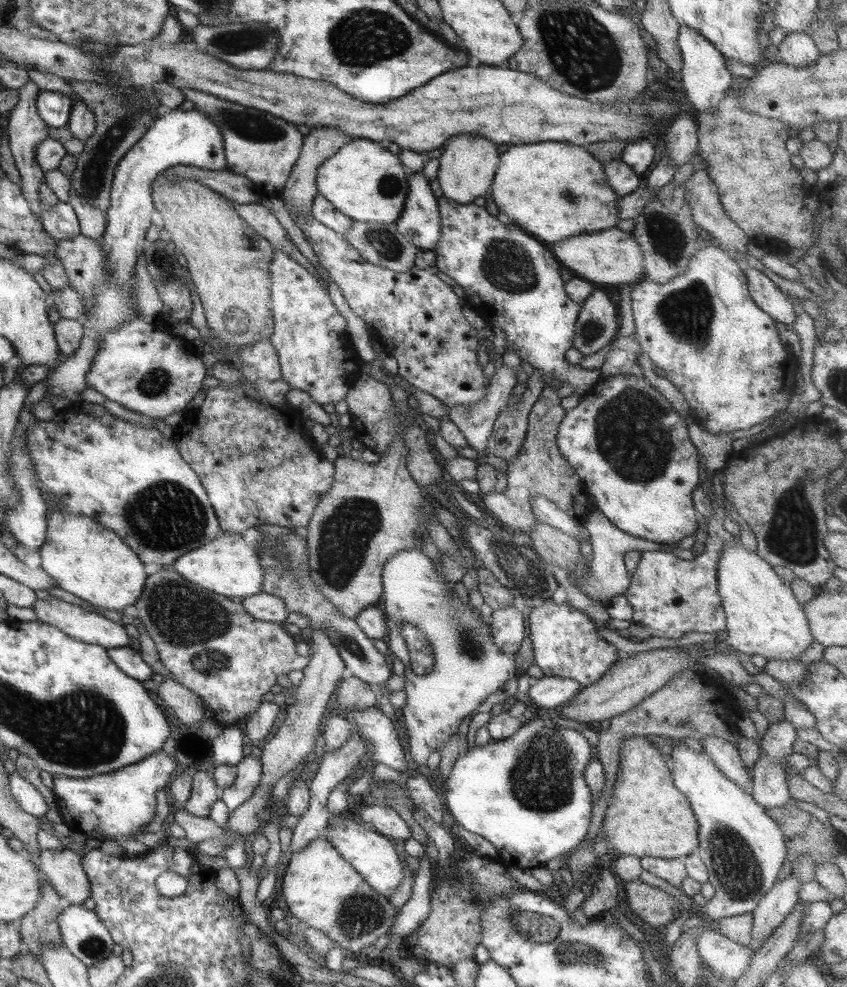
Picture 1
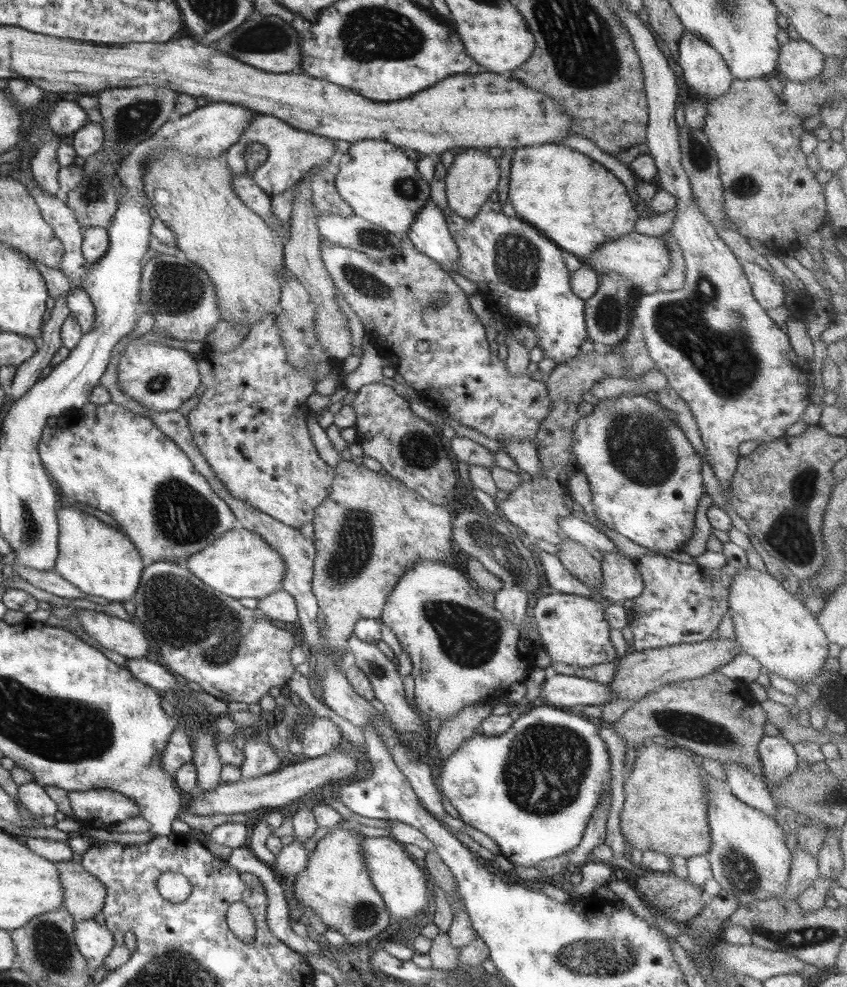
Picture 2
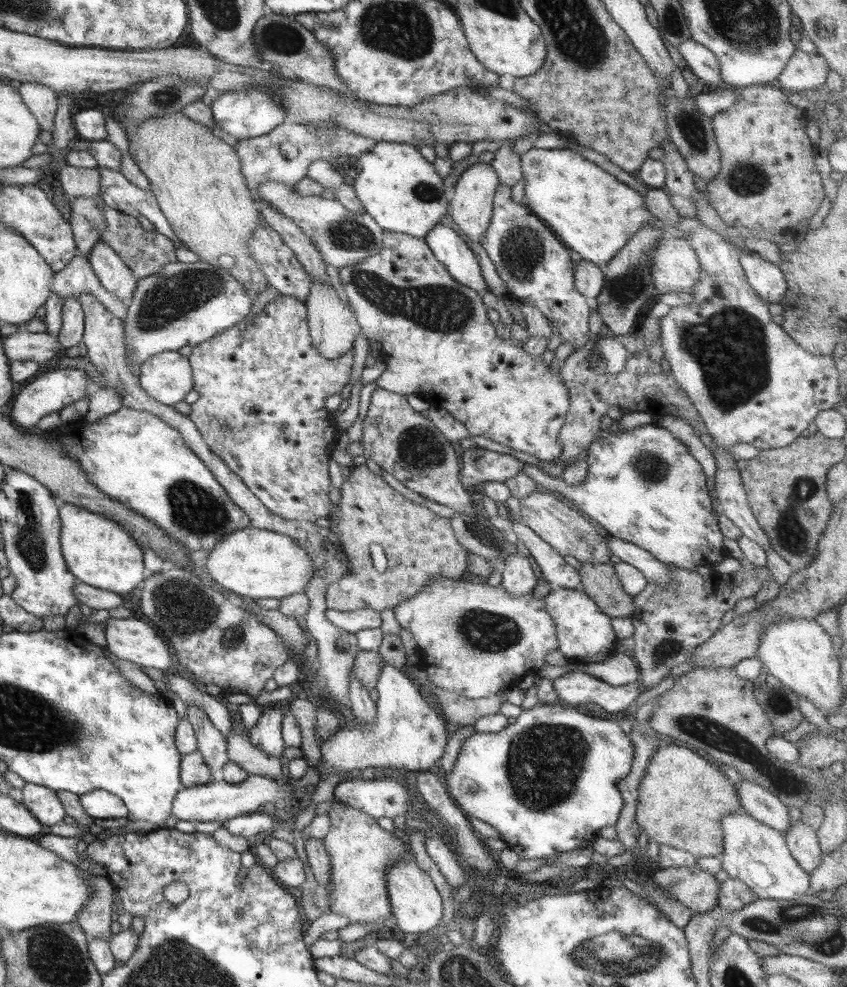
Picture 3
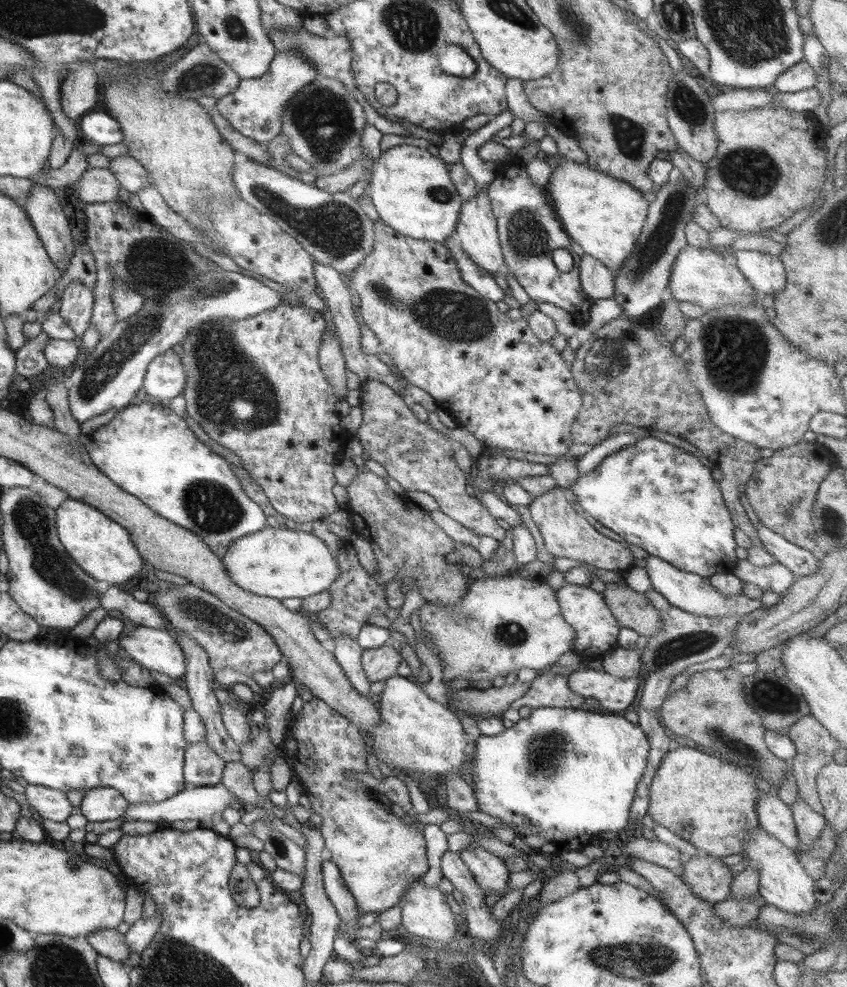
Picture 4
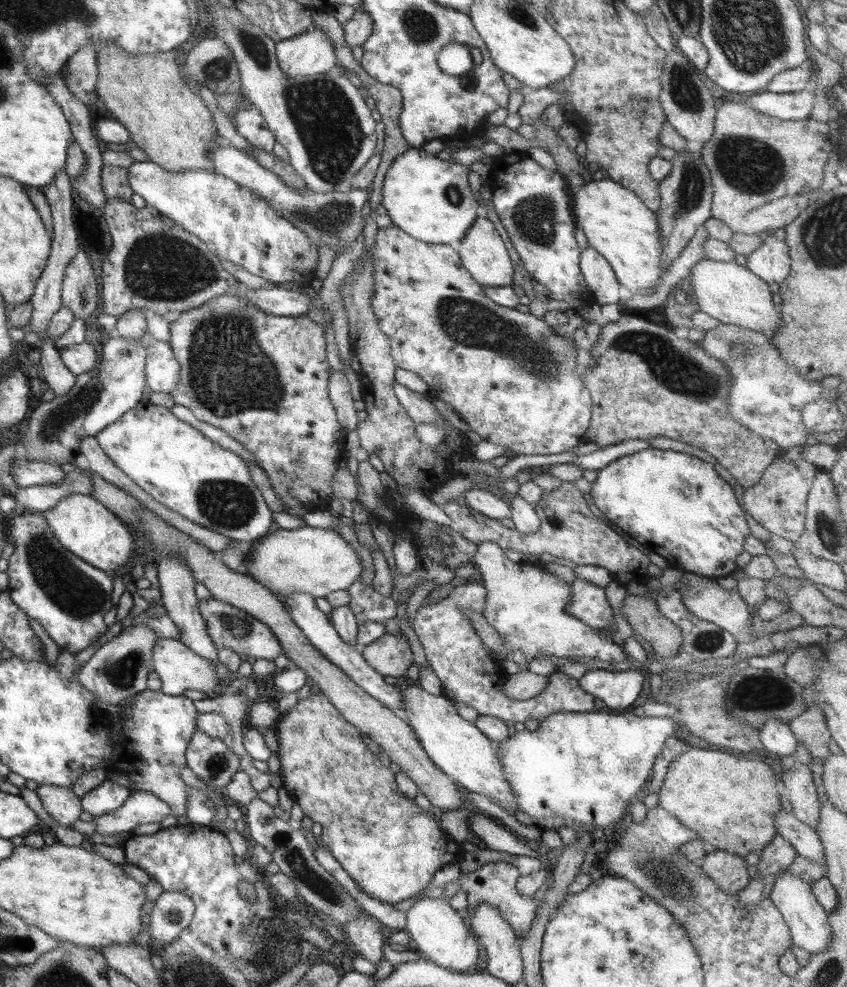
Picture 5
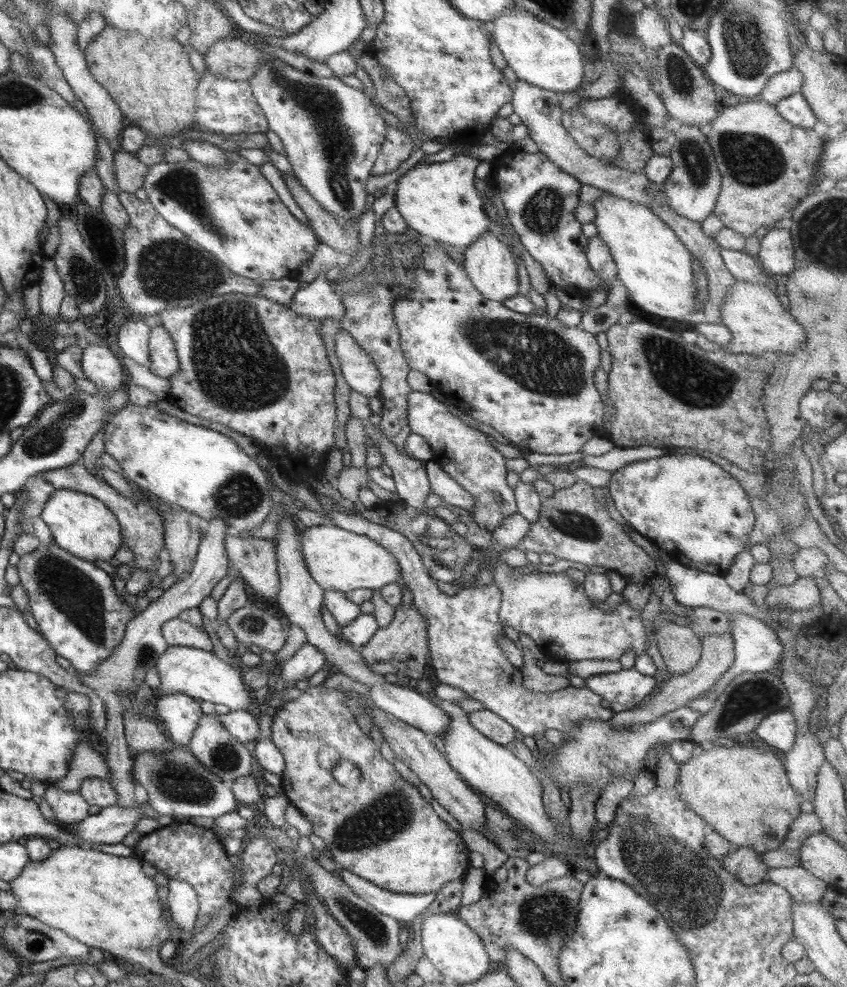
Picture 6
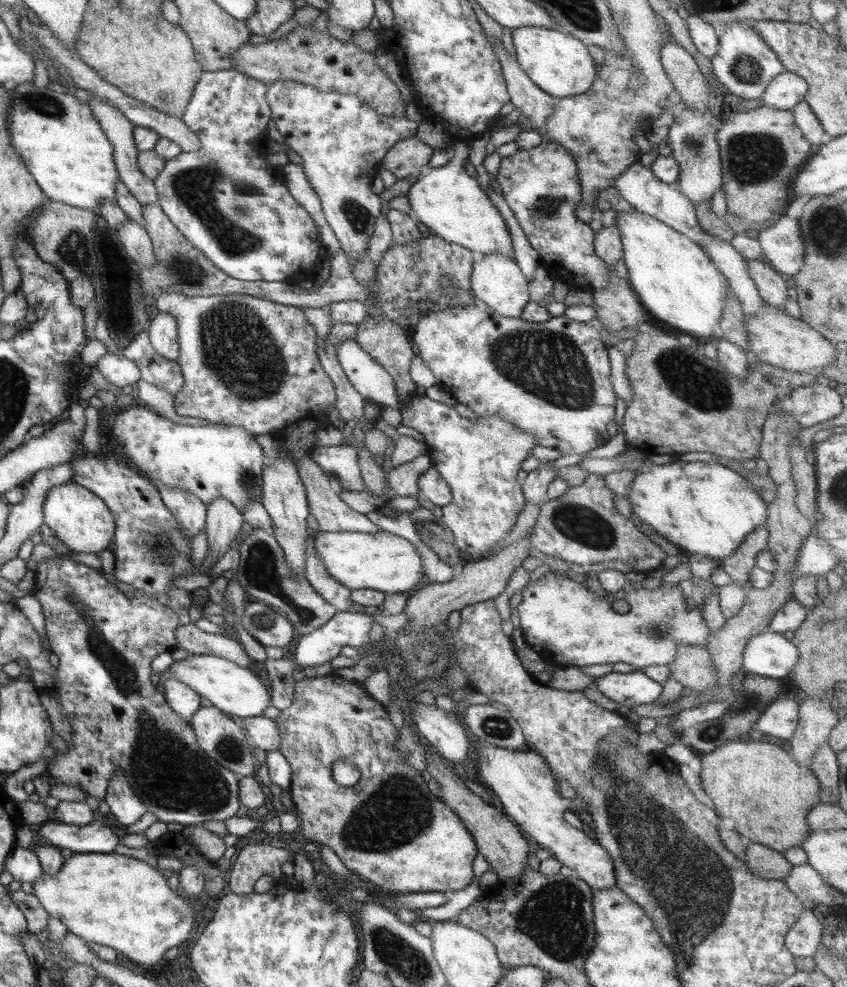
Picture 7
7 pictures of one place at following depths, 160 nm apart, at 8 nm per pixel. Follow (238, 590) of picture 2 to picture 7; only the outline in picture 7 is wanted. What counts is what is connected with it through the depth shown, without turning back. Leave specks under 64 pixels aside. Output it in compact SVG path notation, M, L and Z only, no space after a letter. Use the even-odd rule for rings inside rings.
M318 531L314 533L313 545L330 576L350 590L366 588L392 594L406 593L416 590L415 586L426 580L417 548L409 540L390 532Z

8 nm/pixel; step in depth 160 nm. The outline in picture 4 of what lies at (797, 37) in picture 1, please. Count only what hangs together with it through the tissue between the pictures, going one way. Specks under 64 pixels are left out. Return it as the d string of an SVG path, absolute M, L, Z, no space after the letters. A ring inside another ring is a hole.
M802 59L778 76L772 90L780 93L793 93L814 89L817 84L818 75L808 61Z

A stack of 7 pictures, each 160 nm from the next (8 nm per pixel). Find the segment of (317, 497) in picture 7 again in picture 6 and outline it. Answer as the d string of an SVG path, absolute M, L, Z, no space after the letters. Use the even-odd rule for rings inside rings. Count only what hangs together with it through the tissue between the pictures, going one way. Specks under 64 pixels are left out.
M337 508L331 514L336 527L367 536L394 555L404 582L413 592L413 606L424 617L429 641L428 653L434 675L441 683L458 688L466 697L478 700L485 710L494 712L524 736L544 735L550 729L562 732L563 740L557 744L560 747L573 739L571 732L583 721L606 722L615 716L611 709L602 706L603 698L587 687L568 686L554 693L532 693L524 689L520 669L506 659L498 646L499 636L504 635L498 616L502 602L499 586L494 583L474 585L458 590L452 597L446 595L430 576L423 564L424 558L403 534L368 519L340 513Z

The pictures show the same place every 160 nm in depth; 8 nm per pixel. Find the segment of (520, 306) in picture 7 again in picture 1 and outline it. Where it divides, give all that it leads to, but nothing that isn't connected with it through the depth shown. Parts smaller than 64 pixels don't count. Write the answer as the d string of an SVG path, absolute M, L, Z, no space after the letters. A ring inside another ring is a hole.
M461 134L454 135L441 149L437 179L444 197L458 204L472 204L489 194L501 155L495 142L480 135Z

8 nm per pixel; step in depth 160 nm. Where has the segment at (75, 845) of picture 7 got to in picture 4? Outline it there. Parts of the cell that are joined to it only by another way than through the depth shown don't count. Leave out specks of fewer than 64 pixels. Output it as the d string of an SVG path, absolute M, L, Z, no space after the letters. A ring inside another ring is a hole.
M222 784L215 786L198 786L193 787L186 785L183 792L178 795L163 800L162 802L143 802L142 804L129 804L124 817L125 821L142 820L142 822L154 822L159 824L163 822L168 825L176 820L198 820L202 821L205 818L210 819L217 812L223 812L225 808L242 807L242 802L238 802L239 798L234 796L230 790L226 790Z

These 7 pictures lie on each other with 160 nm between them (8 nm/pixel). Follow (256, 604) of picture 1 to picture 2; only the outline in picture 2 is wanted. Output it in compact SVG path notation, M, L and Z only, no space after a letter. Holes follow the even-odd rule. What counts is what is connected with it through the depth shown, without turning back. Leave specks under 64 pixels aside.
M282 588L264 598L259 598L256 611L258 610L270 620L280 620L284 623L299 620L294 597Z

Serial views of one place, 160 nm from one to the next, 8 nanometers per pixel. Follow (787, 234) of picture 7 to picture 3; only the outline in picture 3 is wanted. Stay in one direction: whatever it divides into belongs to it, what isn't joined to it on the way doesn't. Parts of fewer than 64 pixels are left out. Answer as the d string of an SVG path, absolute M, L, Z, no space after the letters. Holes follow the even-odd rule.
M744 250L739 256L749 285L766 304L780 303L786 294L785 274L779 265L772 264L755 252Z

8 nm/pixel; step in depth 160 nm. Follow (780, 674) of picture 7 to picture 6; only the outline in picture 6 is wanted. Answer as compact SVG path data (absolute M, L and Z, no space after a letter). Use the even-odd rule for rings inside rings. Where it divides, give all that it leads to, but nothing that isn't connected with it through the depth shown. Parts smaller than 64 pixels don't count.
M728 613L727 615L731 626L730 631L734 638L735 660L728 672L718 680L710 691L703 693L698 699L688 702L687 708L698 711L702 715L708 713L715 706L715 700L722 695L722 692L736 676L744 672L776 672L780 660L782 660L784 647L778 641L774 629L746 613Z

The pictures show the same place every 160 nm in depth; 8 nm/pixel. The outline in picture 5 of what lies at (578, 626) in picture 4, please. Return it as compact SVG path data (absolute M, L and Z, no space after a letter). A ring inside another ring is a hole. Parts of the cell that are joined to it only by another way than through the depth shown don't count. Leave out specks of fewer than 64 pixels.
M578 578L572 582L570 588L570 604L565 606L565 611L581 620L586 626L601 630L603 634L611 637L612 628L616 630L616 626L614 611L605 589Z

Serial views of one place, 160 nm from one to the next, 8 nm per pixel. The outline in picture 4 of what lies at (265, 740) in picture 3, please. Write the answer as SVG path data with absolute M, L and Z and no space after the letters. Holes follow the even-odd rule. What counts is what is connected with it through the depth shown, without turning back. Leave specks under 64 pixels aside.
M290 681L288 683L277 683L267 697L266 706L264 706L266 722L262 728L269 733L273 746L280 748L285 741L289 731L286 715L290 711L296 696L298 696L296 682Z

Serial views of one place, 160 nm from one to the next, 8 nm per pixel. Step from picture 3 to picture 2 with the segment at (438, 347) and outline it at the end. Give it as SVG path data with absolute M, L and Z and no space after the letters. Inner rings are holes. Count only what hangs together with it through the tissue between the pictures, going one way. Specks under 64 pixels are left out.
M404 237L402 243L400 243L400 249L396 249L393 258L386 261L372 260L367 254L363 252L352 250L350 248L342 248L342 246L336 246L336 244L330 244L328 240L321 240L320 251L321 259L324 266L327 268L328 274L332 277L335 286L340 290L344 300L354 310L354 314L362 321L365 328L365 334L367 338L380 338L384 340L386 344L378 344L378 346L386 346L390 352L390 356L400 356L396 360L396 370L400 372L400 376L404 378L405 384L412 386L414 390L419 392L420 397L427 398L433 401L436 408L442 408L446 410L453 419L460 422L468 428L478 430L480 434L488 436L492 440L500 442L501 440L516 440L516 442L522 442L522 440L530 440L532 444L535 444L535 436L540 428L542 420L546 419L548 413L551 411L552 403L549 397L547 386L545 385L545 379L538 381L530 378L531 372L527 371L522 376L512 376L506 368L505 360L498 358L496 353L490 351L490 342L486 339L486 331L484 324L479 320L478 316L472 311L469 304L470 294L464 293L462 289L456 284L456 282L450 277L450 273L442 269L441 265L432 260L429 256L418 252L418 249L414 248L410 239Z

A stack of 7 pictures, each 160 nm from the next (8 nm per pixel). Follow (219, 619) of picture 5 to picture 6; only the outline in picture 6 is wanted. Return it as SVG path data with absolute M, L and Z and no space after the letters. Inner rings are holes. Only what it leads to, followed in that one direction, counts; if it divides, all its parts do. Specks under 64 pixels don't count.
M250 602L226 618L236 641L258 652L278 652L287 640L287 623L281 615L266 612L264 605Z

